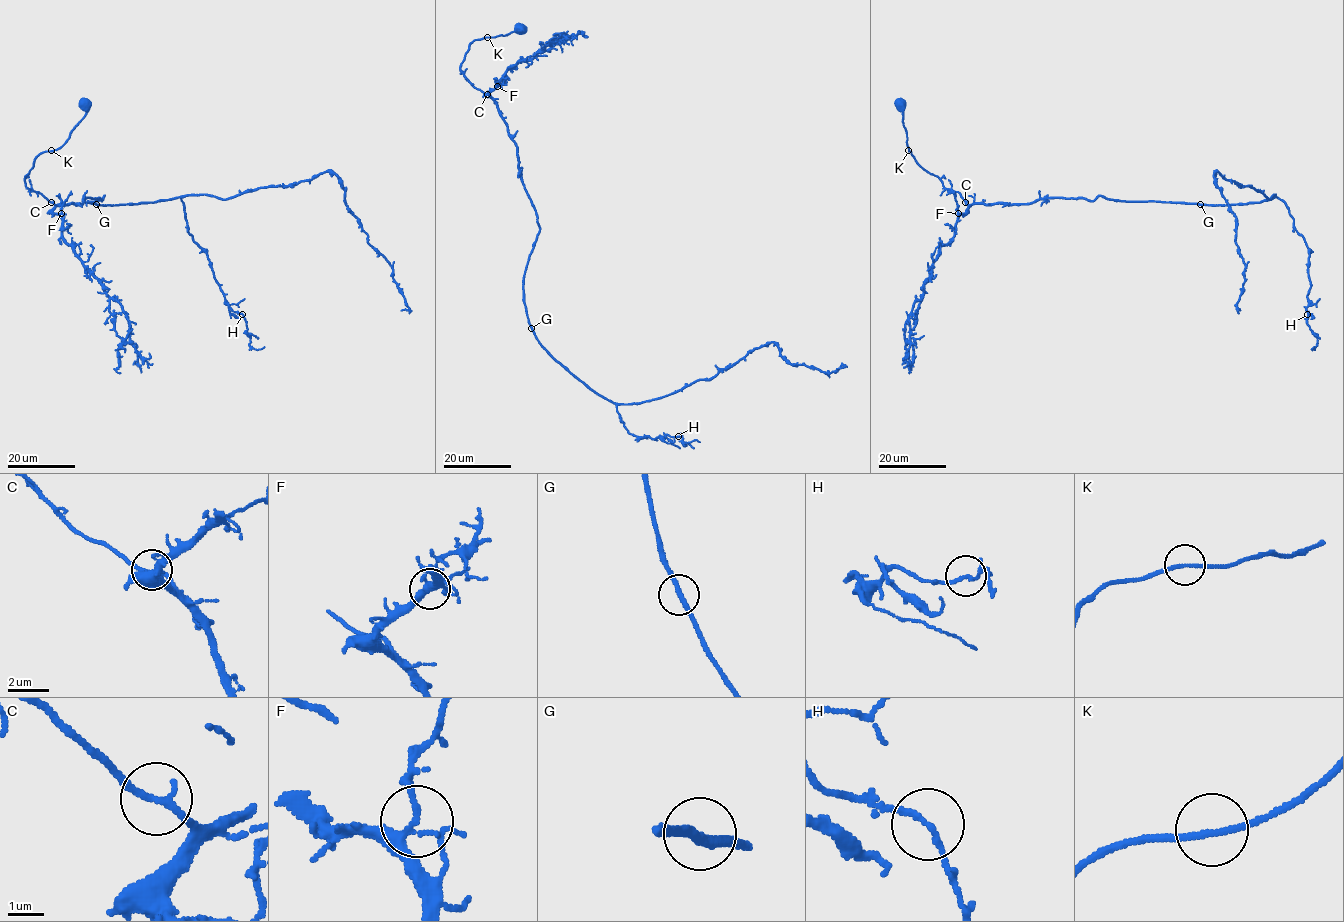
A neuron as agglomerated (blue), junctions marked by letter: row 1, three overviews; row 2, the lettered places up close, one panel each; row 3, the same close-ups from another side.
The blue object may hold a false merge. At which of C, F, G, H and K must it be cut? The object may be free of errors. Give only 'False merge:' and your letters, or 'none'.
False merge: none

